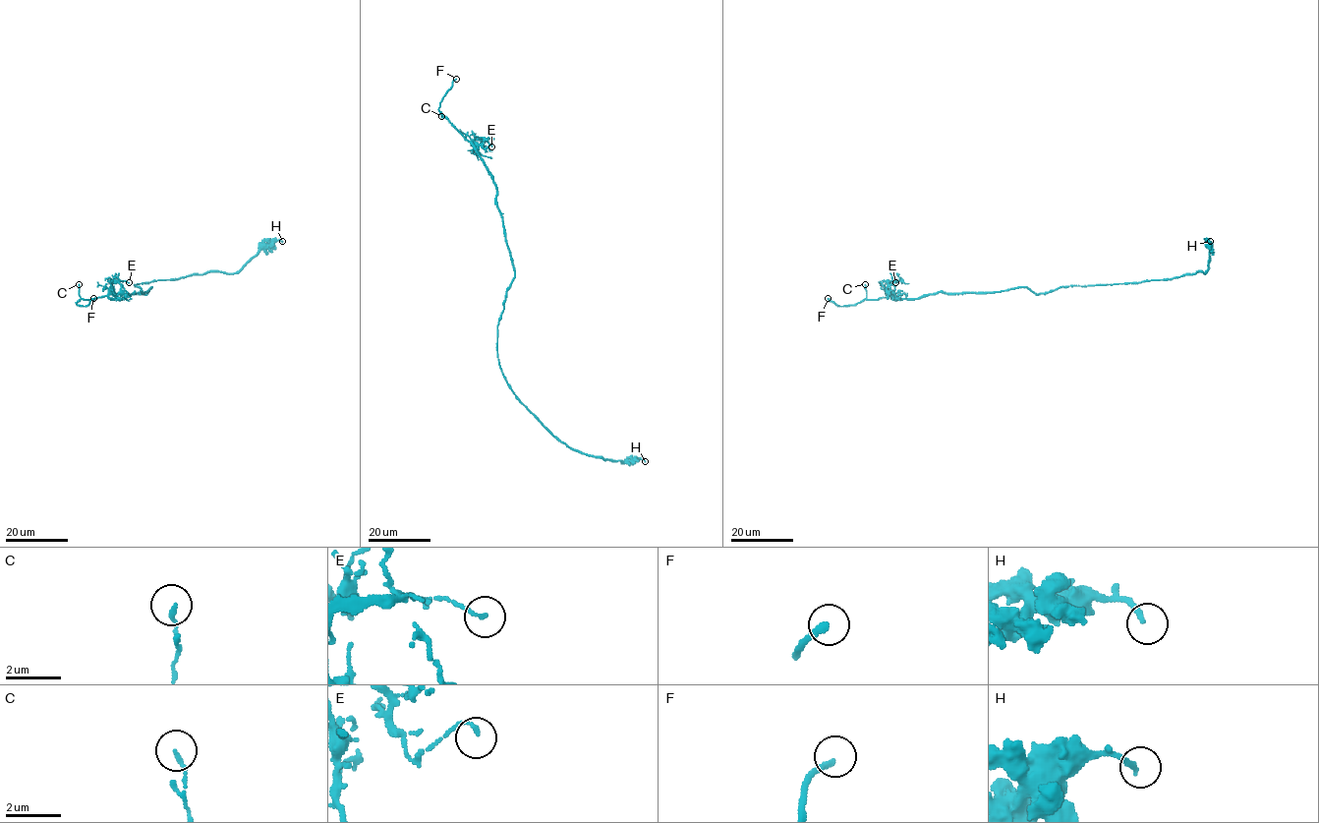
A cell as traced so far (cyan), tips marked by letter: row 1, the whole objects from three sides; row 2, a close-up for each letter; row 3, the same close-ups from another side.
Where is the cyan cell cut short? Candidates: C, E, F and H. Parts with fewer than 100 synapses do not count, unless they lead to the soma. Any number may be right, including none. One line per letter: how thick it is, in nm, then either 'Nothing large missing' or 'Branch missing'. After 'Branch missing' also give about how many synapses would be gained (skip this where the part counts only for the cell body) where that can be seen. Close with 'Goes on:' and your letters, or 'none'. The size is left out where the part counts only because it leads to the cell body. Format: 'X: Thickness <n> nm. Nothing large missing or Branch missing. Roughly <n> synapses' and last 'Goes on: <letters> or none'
C: Thickness 140 nm. Nothing large missing
E: Thickness 120 nm. Nothing large missing
F: Thickness 240 nm. Branch missing
H: Thickness 190 nm. Nothing large missing
Goes on: F

